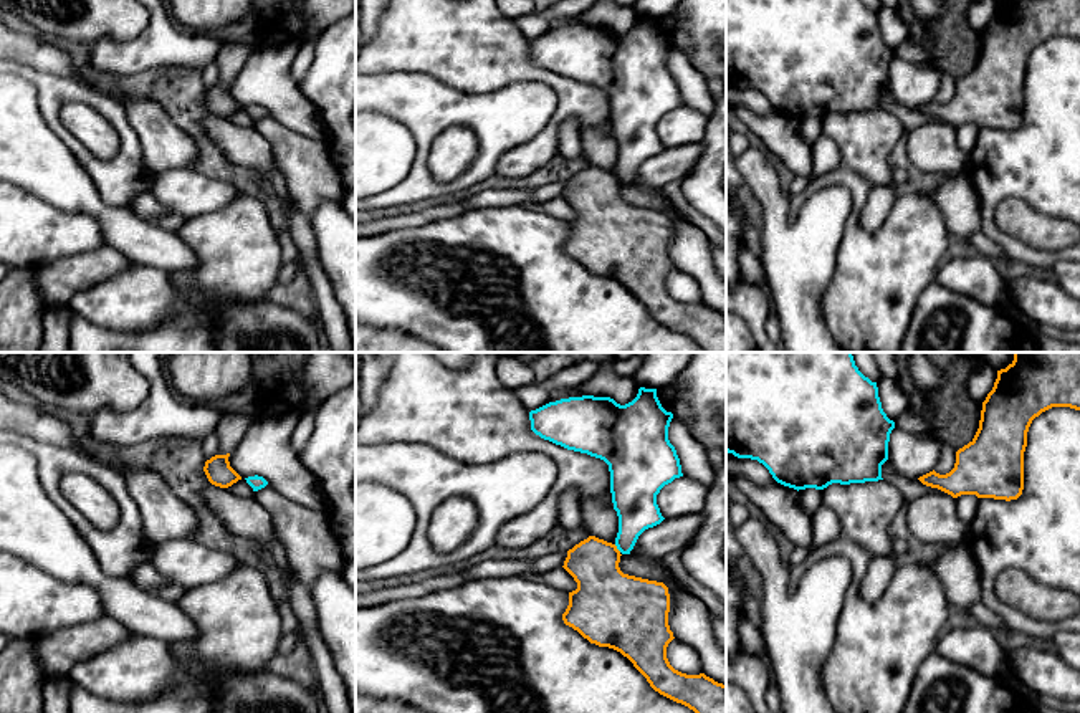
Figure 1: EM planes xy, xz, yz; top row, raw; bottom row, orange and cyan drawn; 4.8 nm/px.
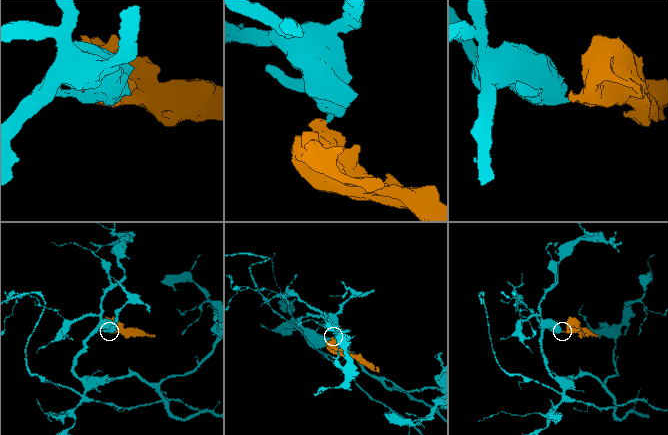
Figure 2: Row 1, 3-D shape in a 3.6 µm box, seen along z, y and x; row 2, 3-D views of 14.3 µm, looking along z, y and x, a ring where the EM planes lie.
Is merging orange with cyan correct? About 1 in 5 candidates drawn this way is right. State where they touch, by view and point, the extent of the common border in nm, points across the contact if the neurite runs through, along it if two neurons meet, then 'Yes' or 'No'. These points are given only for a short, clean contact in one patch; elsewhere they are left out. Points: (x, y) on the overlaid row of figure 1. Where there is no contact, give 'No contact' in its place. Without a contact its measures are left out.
Touches orange at xz (616, 548). Shared border 50 nm. Boundary: xz (614, 545), (621, 551). No

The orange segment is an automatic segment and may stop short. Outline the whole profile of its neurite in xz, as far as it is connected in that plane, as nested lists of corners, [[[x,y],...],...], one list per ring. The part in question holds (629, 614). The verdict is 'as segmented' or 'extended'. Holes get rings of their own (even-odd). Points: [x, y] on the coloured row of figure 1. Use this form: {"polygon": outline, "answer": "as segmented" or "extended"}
{"polygon": [[[595,536],[567,551],[562,567],[574,577],[577,589],[569,592],[569,605],[562,614],[564,624],[590,644],[620,652],[660,695],[695,713],[726,713],[726,685],[705,673],[681,673],[667,658],[667,647],[675,639],[668,625],[668,587],[663,582],[624,574],[619,567],[620,556],[615,544]]], "answer": "as segmented"}

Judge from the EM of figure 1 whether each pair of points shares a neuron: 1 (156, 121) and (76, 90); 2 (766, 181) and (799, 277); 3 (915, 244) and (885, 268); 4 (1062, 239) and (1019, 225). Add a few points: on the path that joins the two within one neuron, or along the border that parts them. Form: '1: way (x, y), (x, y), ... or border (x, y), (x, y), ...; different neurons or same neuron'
1: border (123, 106), (143, 143); different neurons
2: way (776, 204), (778, 232), (796, 253); same neuron
3: way (908, 250), (892, 263); same neuron
4: way (1052, 234), (1029, 225); same neuron

